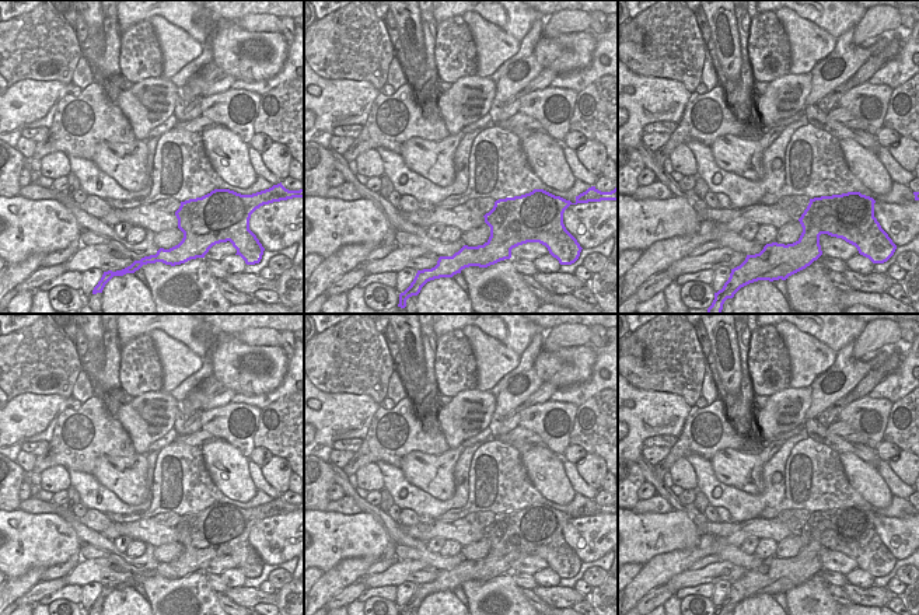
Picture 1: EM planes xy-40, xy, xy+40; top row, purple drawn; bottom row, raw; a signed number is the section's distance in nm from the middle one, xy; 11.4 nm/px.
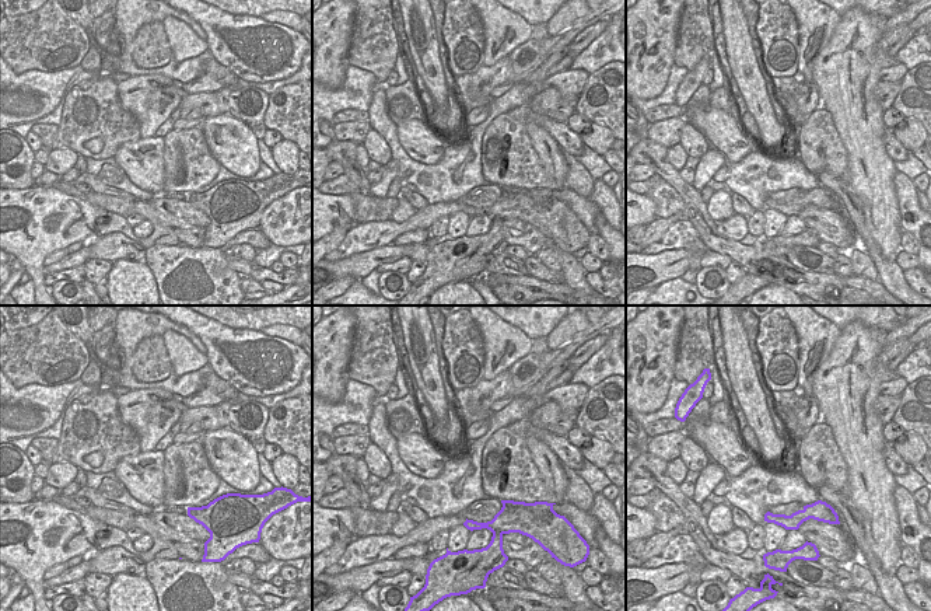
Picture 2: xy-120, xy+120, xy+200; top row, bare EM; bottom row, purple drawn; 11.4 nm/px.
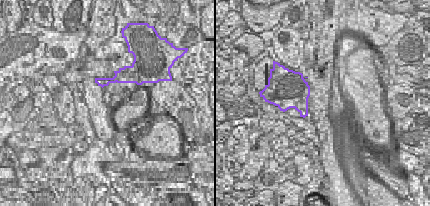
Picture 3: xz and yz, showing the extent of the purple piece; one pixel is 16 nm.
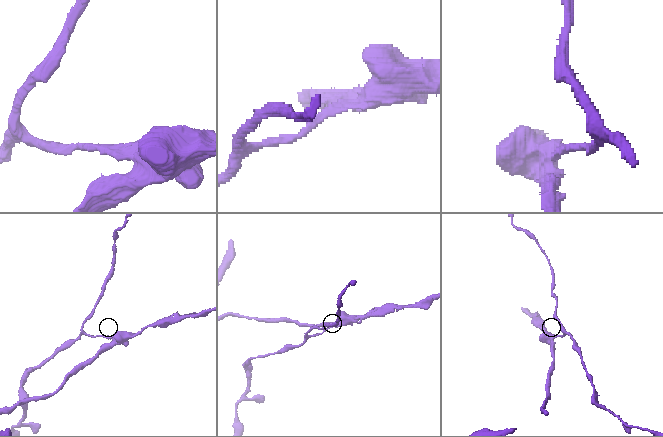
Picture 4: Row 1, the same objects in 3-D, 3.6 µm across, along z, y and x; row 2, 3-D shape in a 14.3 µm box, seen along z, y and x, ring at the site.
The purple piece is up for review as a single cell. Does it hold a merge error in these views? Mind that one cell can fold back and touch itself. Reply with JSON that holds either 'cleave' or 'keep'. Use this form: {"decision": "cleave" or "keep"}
{"decision": "cleave"}

